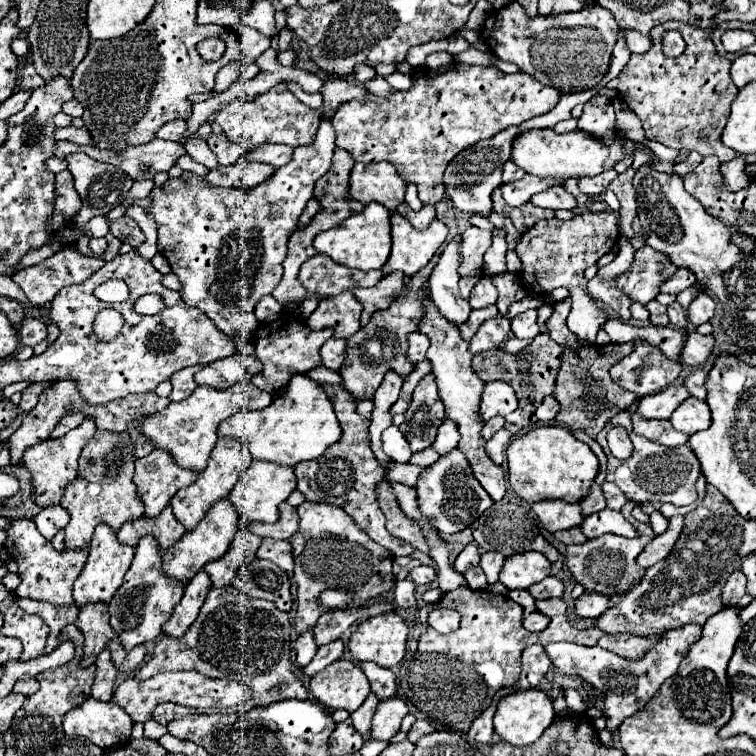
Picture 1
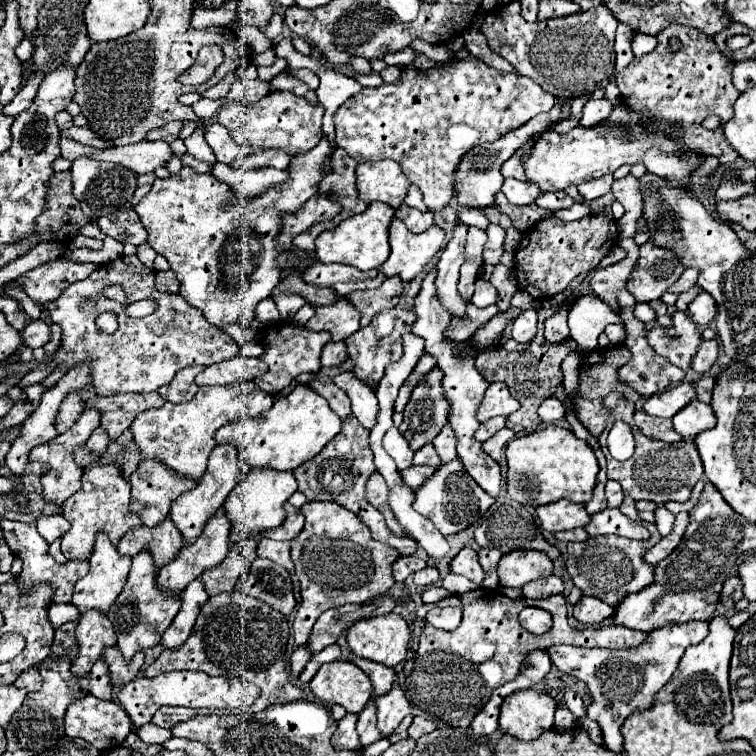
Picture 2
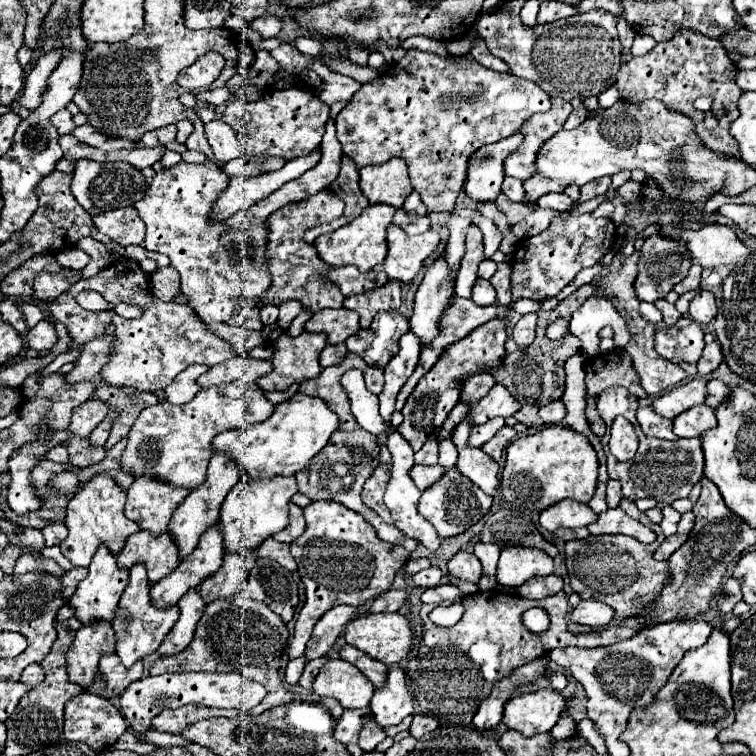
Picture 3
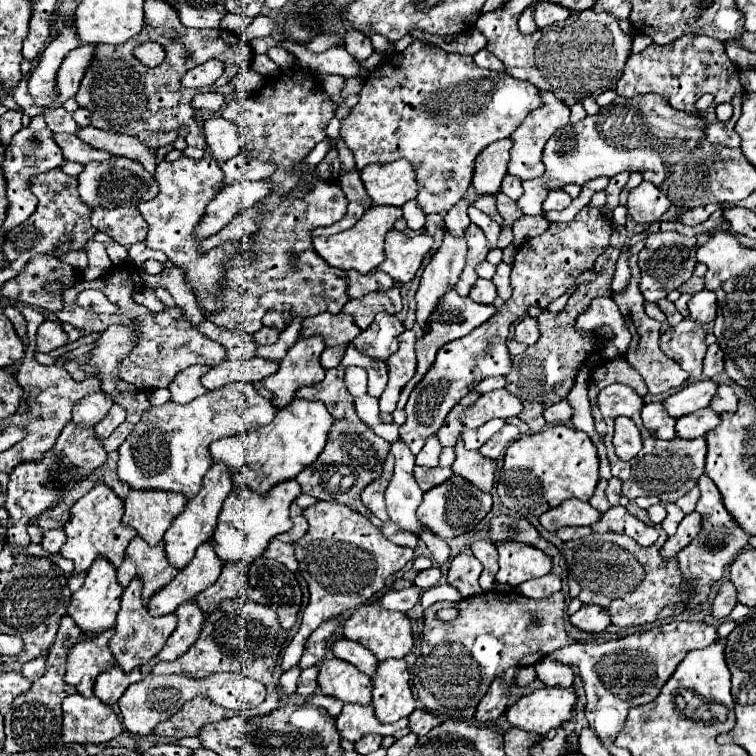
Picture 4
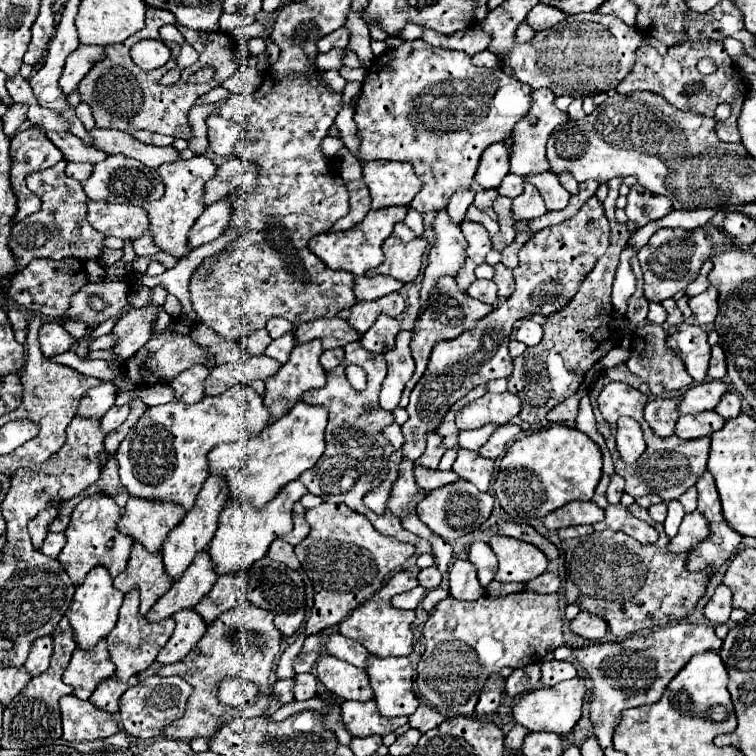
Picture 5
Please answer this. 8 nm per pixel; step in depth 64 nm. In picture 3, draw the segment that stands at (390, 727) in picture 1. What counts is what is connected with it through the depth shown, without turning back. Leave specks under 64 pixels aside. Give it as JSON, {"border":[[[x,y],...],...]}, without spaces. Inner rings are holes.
{"border":[[[398,664],[388,666],[388,682],[384,688],[374,692],[370,710],[382,728],[396,726],[412,714],[412,696],[406,688],[404,670]]]}

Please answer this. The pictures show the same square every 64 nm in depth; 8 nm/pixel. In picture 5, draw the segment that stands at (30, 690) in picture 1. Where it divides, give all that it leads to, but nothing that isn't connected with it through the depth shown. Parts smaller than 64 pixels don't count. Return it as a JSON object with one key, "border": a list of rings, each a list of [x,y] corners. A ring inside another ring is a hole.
{"border":[[[44,636],[38,638],[28,660],[24,662],[24,668],[30,676],[40,676],[42,672],[48,670],[48,662],[50,662],[50,654],[52,654],[52,638]]]}

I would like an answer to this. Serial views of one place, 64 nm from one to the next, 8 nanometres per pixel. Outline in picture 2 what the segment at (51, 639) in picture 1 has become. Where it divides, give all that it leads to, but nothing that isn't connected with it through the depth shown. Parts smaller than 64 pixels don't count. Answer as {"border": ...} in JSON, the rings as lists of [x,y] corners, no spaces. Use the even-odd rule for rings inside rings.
{"border":[[[50,604],[46,612],[48,612],[48,620],[52,622],[54,628],[60,628],[62,624],[80,618],[80,612],[76,610],[74,604]]]}

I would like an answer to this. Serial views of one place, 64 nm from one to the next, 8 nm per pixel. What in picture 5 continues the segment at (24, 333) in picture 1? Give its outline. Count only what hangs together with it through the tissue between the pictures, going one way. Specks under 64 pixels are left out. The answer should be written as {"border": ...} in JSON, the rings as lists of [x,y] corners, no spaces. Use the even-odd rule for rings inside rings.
{"border":[[[46,322],[40,328],[40,348],[44,356],[66,352],[74,344],[72,336],[58,322]]]}

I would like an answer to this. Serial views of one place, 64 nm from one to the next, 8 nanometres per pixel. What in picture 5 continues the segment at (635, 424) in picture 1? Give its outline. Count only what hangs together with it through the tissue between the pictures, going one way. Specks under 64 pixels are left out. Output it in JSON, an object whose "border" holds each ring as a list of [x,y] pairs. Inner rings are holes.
{"border":[[[678,396],[668,398],[668,400],[652,400],[646,404],[644,408],[644,420],[648,422],[648,426],[654,430],[656,436],[660,438],[668,438],[674,434],[674,424],[678,420],[680,414],[676,414],[676,404],[678,404]]]}

